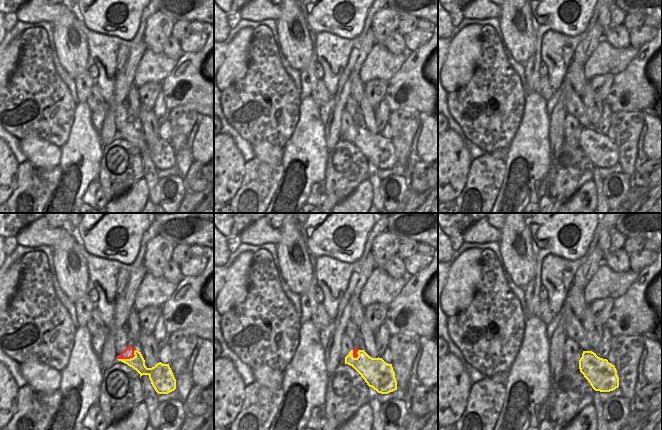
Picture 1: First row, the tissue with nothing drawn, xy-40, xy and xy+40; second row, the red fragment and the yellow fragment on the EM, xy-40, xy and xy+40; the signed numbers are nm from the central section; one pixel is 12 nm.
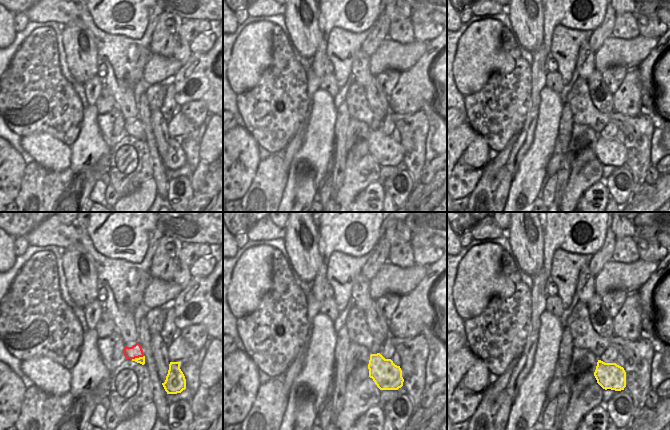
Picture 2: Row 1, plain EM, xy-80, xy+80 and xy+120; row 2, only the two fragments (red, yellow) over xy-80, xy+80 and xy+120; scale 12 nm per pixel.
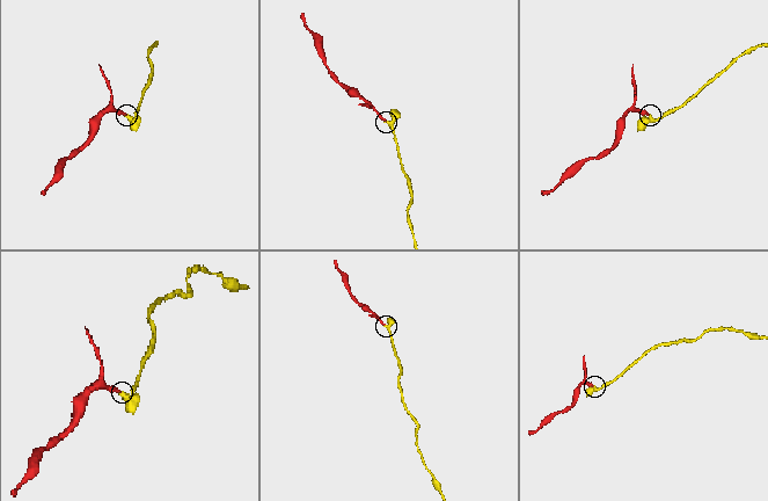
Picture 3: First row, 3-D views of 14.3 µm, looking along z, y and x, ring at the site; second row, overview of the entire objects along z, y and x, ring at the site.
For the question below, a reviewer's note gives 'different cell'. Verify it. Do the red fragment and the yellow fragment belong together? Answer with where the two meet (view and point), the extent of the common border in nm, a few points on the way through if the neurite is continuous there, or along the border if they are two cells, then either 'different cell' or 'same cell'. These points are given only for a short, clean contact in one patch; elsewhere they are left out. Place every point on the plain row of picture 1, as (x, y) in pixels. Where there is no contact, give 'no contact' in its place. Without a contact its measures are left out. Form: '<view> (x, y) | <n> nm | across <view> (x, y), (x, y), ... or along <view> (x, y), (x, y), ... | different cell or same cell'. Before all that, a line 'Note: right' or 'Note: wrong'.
Note: wrong
xy-40 (129, 134) | 260 nm | across xy-40 (128, 129), (129, 134), (137, 138) | same cell

